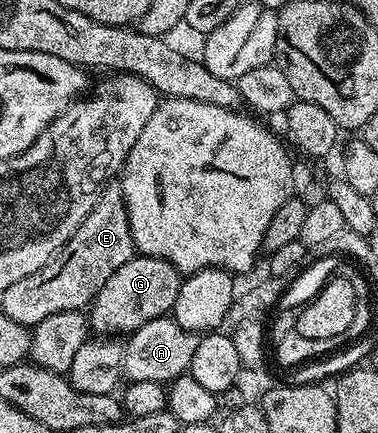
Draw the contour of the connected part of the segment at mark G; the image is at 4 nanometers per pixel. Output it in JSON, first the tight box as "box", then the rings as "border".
{"box":[89,254,184,334],"border":[[[136,254],[101,286],[89,308],[89,328],[95,334],[130,334],[145,322],[168,315],[177,302],[184,277],[167,260]]]}

